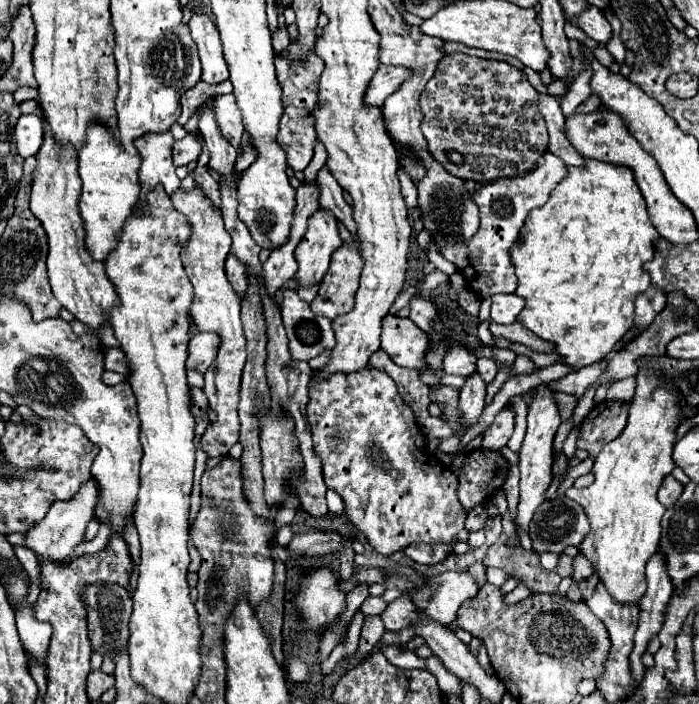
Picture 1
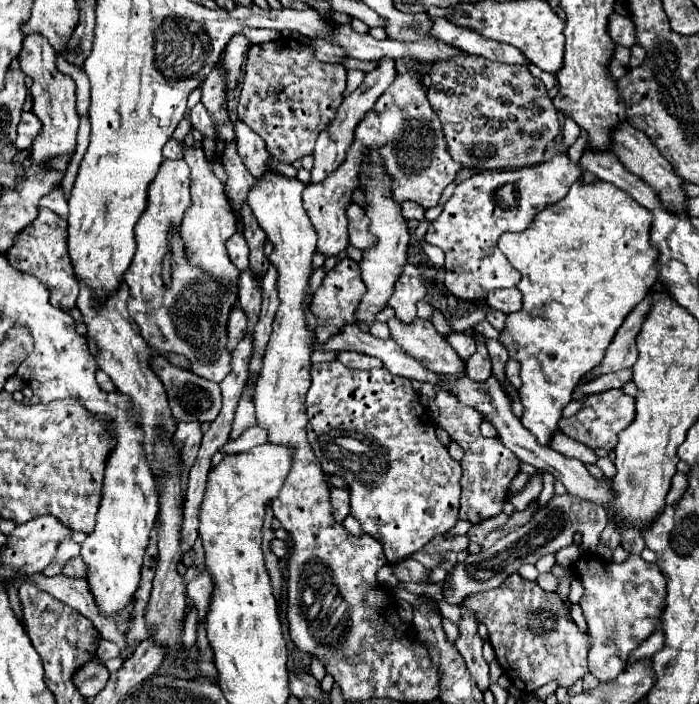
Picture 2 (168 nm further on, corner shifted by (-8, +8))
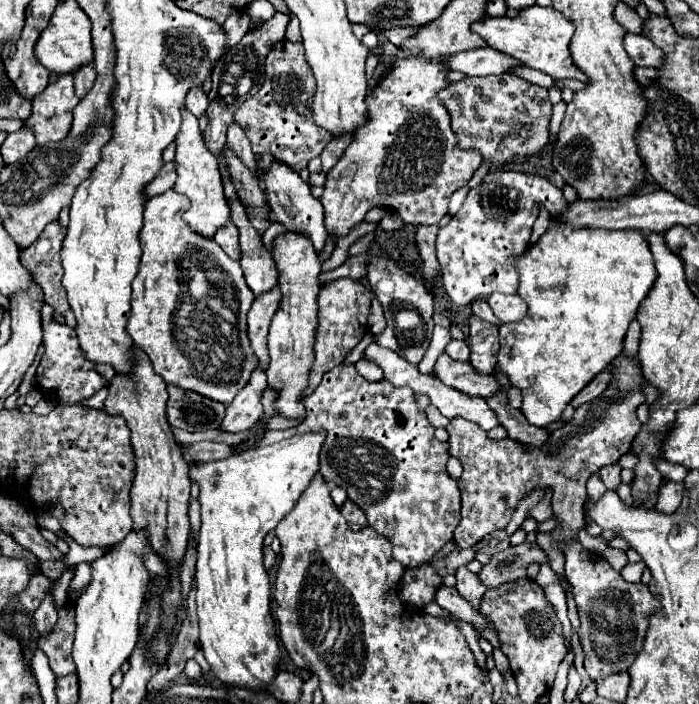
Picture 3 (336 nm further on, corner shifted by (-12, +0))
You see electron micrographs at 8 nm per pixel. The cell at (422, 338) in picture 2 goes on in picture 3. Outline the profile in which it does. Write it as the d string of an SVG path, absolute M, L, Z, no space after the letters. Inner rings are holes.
M442 353L442 357L438 357L434 371L444 385L454 387L470 397L490 399L502 389L502 385L498 383L494 373L492 375L478 373L470 363L454 361L446 353Z

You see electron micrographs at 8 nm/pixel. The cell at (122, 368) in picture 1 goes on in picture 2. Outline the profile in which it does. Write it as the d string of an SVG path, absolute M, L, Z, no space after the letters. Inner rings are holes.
M156 355L150 359L150 369L154 369L154 373L160 377L160 381L164 383L166 387L166 393L168 393L168 401L170 401L170 409L172 409L172 415L174 419L180 423L180 421L200 421L200 423L206 423L206 421L214 421L218 411L220 411L220 403L222 403L222 397L220 397L220 387L218 383L212 383L208 379L202 379L194 373L188 373L180 367L174 367L170 365L164 357Z

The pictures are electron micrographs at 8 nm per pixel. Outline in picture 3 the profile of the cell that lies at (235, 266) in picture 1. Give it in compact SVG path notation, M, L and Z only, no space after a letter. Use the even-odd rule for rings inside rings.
M228 221L224 227L220 227L214 235L214 241L226 251L228 257L234 257L236 261L240 261L240 245L238 245L238 229L236 225L232 225L232 221Z

